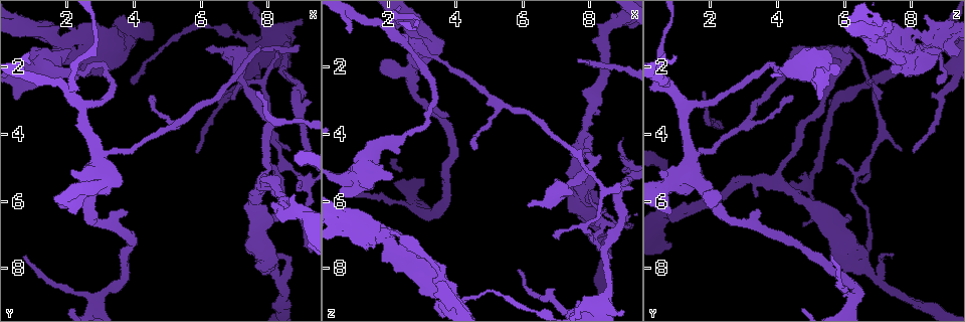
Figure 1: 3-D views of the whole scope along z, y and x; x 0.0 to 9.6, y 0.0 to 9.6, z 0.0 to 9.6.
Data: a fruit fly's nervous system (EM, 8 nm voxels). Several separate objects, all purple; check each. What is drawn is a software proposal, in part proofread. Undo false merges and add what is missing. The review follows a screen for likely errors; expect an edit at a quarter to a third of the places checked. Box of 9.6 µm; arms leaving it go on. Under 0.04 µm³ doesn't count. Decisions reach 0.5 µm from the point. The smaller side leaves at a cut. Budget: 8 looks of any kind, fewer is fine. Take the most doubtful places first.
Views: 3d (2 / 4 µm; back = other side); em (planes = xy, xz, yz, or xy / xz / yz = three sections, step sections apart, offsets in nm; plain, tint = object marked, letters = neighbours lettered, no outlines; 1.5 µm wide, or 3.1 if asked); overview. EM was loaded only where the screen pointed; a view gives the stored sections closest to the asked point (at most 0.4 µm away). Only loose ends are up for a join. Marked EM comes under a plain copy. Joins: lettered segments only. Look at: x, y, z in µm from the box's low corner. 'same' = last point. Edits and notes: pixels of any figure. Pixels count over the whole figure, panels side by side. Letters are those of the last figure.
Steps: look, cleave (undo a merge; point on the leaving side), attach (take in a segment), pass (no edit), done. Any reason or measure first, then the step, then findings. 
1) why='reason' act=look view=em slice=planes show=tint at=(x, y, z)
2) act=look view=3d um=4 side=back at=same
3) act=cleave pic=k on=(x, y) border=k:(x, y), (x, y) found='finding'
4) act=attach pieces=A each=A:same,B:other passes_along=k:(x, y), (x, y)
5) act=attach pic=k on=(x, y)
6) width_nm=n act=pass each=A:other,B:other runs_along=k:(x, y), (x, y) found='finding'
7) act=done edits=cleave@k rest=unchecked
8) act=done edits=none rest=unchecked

why='free end' act=look view=3d um=2 at=(6.20, 1.45, 6.05)

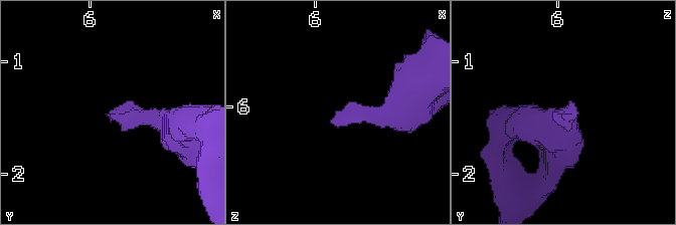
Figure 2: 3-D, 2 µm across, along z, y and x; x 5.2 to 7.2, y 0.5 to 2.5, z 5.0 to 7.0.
act=look view=em slice=yz step=8 show=tint at=(6.16, 1.46, 6.08)

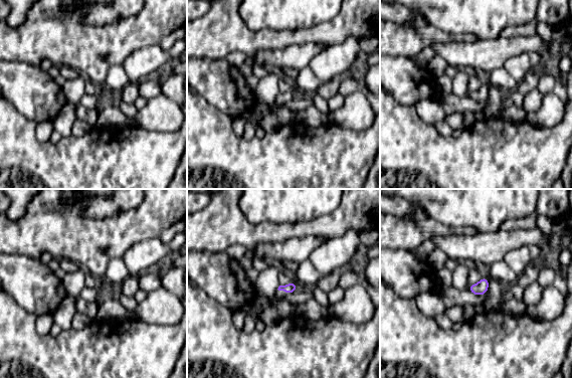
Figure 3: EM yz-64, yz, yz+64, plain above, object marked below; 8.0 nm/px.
why='another direction' act=look view=em slice=planes show=letters at=same

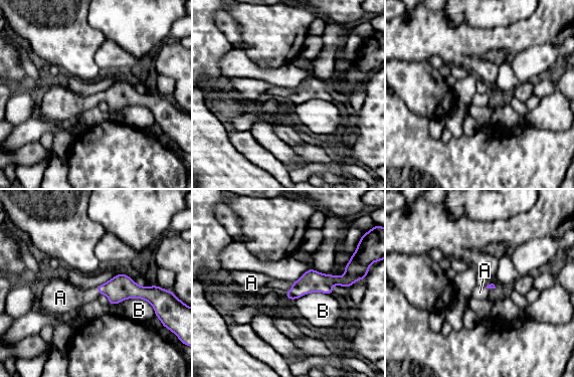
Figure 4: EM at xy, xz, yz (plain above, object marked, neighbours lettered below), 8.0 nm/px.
longest_contact=B:340nm act=attach pieces=A each=A:same,B:other passes_along=4:(122, 287), (98, 291), (67, 299) found='it goes on there'

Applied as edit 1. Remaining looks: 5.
act=look view=overview

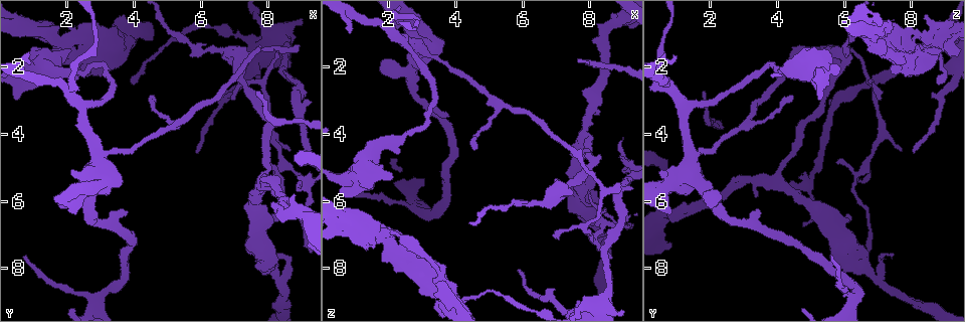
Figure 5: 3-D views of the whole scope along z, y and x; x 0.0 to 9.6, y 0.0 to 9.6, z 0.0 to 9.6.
why='closes a loop' act=look view=3d um=4 at=(3.45, 0.85, 8.05)

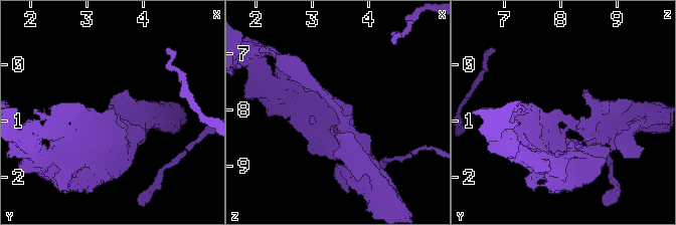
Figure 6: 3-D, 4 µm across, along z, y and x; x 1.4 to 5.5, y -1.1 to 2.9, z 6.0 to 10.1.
act=look view=em slice=planes show=letters at=(3.40, 0.90, 8.00)

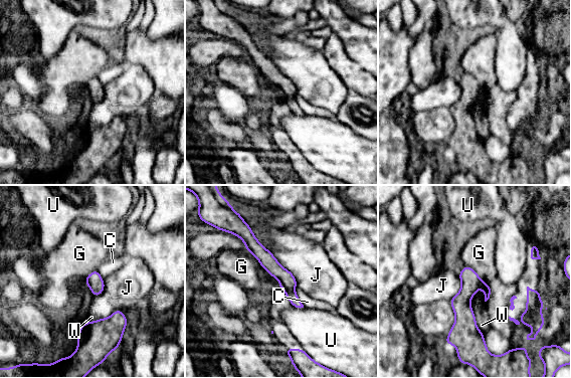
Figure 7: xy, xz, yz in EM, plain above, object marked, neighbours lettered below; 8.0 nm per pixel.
act=pass each=C:other,G:other,J:other,U:other,W:other border=7:(464, 265), (469, 266), (488, 284) found='one cell here'

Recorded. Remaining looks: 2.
why='end of a long branch' act=look view=em slice=planes show=tint at=(3.95, 2.55, 8.80)

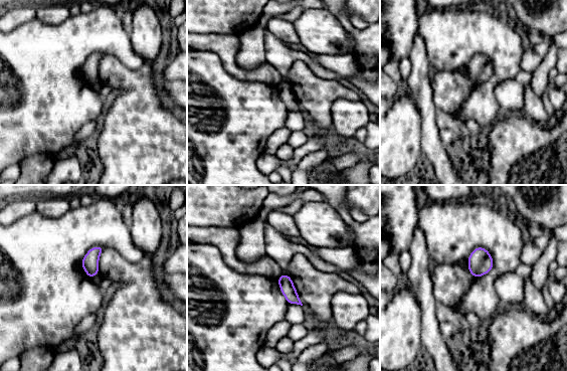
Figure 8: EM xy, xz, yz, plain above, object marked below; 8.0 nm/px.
act=look view=em slice=planes show=letters at=same

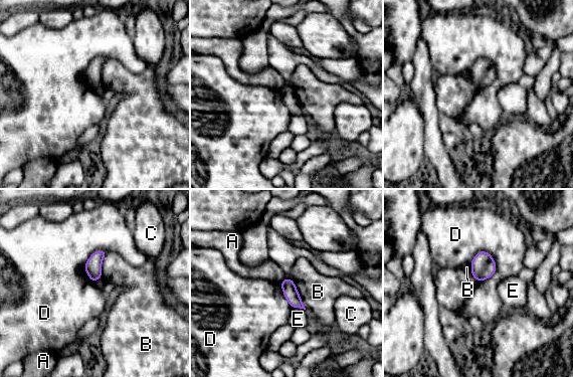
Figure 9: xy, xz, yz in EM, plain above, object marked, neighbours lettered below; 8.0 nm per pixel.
width_nm=110 act=pass each=A:other,B:other,C:other,D:other,E:other border=9:(486, 250), (496, 271), (479, 281) found='none of them fits'

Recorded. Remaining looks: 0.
act=done edits=attach@4 rest=unchecked

